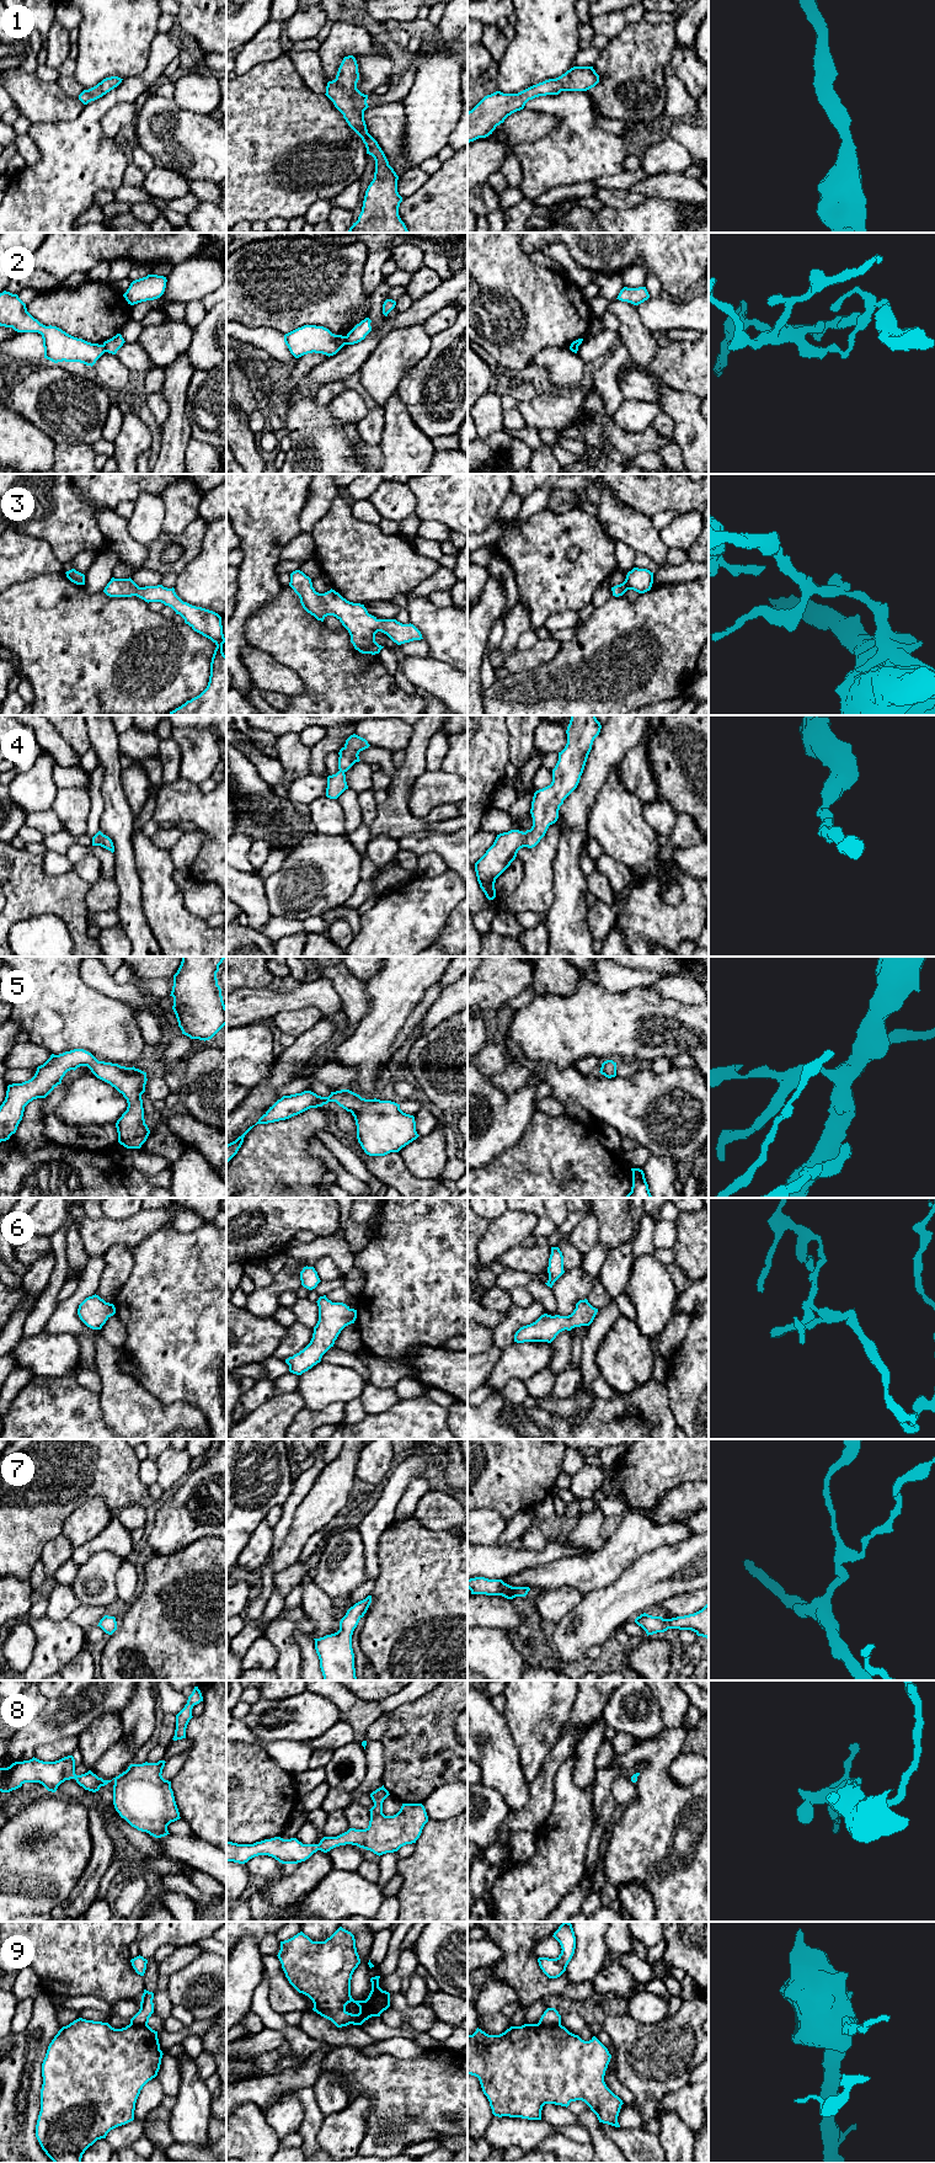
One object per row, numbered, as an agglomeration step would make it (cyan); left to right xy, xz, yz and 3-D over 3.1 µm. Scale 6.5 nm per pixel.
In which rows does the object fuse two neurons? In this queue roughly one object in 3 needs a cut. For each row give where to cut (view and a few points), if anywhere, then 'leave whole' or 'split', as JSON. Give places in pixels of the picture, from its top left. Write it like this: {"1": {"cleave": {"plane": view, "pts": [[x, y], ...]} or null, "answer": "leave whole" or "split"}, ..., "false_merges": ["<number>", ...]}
{"1": {"cleave": null, "answer": "leave whole"}, "2": {"cleave": {"plane": "xz", "pts": [[346, 336], [343, 344]]}, "answer": "split"}, "3": {"cleave": null, "answer": "leave whole"}, "4": {"cleave": null, "answer": "leave whole"}, "5": {"cleave": null, "answer": "leave whole"}, "6": {"cleave": null, "answer": "leave whole"}, "7": {"cleave": null, "answer": "leave whole"}, "8": {"cleave": null, "answer": "leave whole"}, "9": {"cleave": {"plane": "xz", "pts": [[384, 1996], [380, 1996], [374, 2004], [379, 2014]]}, "answer": "split"}, "false_merges": ["2", "9"]}

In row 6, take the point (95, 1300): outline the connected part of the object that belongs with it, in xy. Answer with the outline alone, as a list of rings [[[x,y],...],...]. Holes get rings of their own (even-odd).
[[[96,1294],[86,1298],[78,1309],[80,1320],[92,1330],[101,1330],[106,1321],[114,1314],[114,1305],[106,1302]]]

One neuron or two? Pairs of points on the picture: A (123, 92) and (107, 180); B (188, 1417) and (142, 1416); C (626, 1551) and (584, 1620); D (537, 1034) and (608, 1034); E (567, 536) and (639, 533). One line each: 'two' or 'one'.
A: one
B: one
C: two
D: one
E: two

